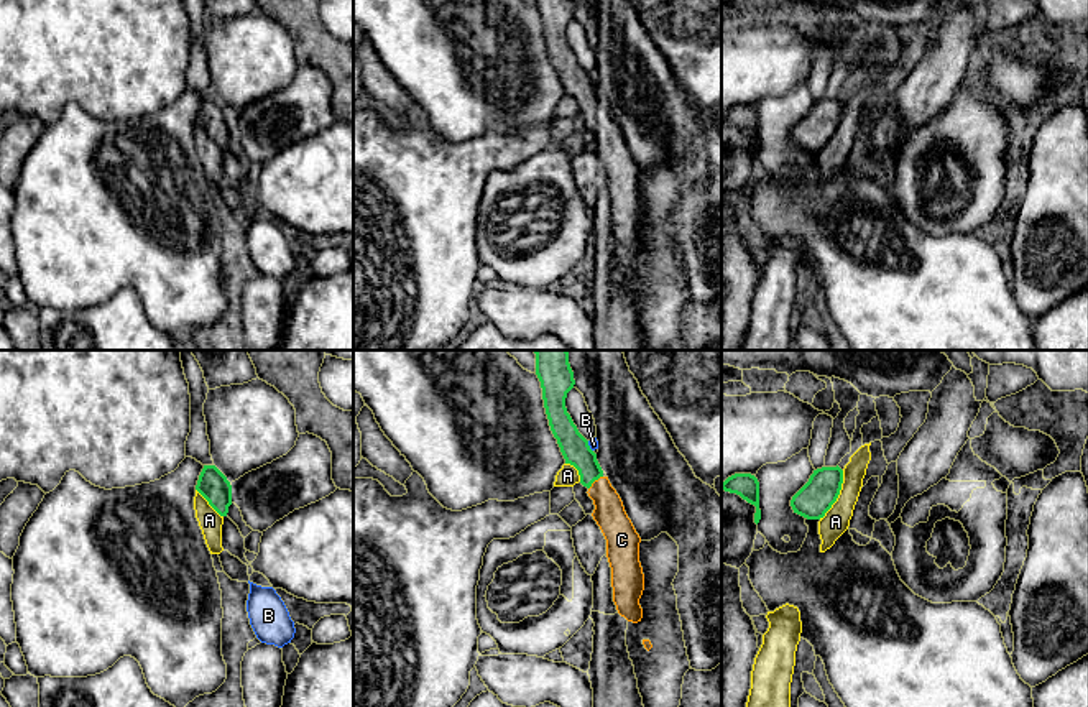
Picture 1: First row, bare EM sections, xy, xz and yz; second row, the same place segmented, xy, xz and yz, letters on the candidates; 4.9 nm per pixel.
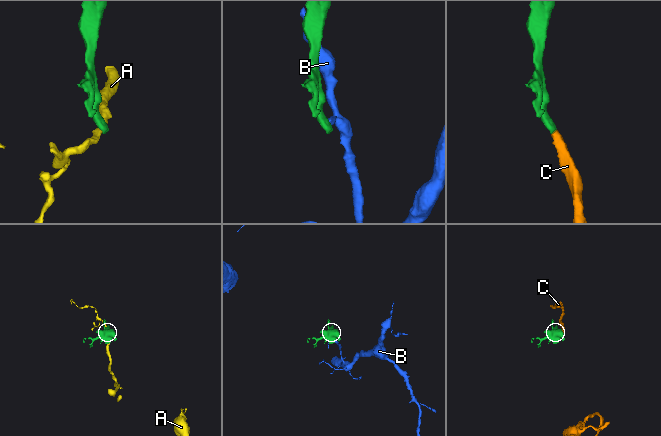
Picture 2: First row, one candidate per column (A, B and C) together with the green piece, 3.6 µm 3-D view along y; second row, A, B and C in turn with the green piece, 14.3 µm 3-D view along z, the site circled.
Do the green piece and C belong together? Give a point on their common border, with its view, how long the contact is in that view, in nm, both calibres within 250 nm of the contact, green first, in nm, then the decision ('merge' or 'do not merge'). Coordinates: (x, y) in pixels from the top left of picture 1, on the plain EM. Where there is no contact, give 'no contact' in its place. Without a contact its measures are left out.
meets green in xz at (594, 112); contact 100 nm long; 140 nm thick on the green side, 150 nm on the other; merge

